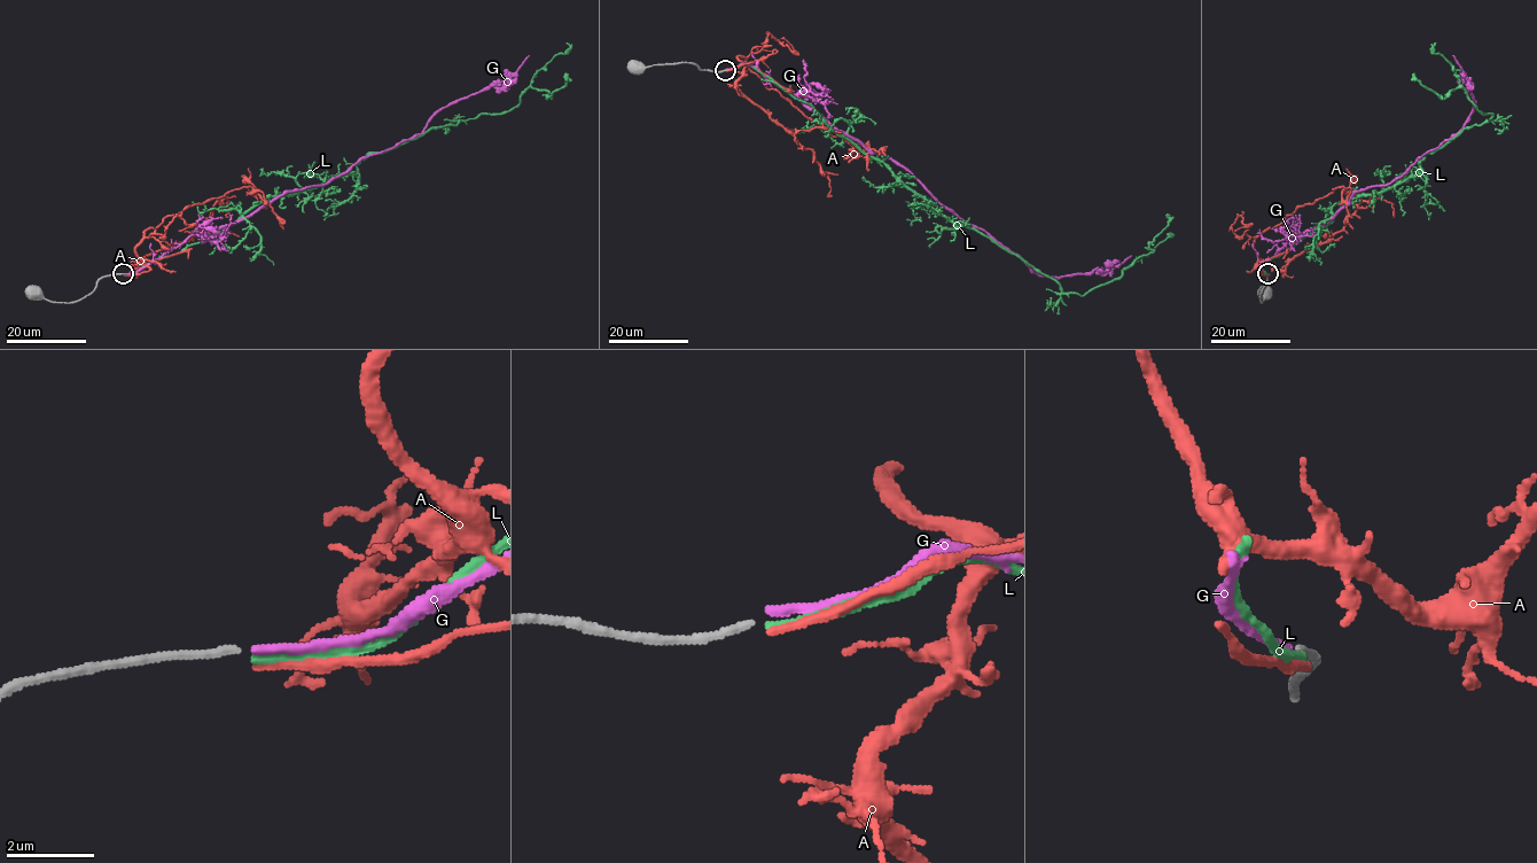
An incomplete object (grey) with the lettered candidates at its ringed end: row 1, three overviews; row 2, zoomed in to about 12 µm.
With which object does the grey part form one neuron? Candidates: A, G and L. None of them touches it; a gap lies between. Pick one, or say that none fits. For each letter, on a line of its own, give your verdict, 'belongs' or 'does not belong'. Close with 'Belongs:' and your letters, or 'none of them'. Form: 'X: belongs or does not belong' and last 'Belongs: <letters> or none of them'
A: does not belong
G: belongs
L: does not belong
Belongs: G

